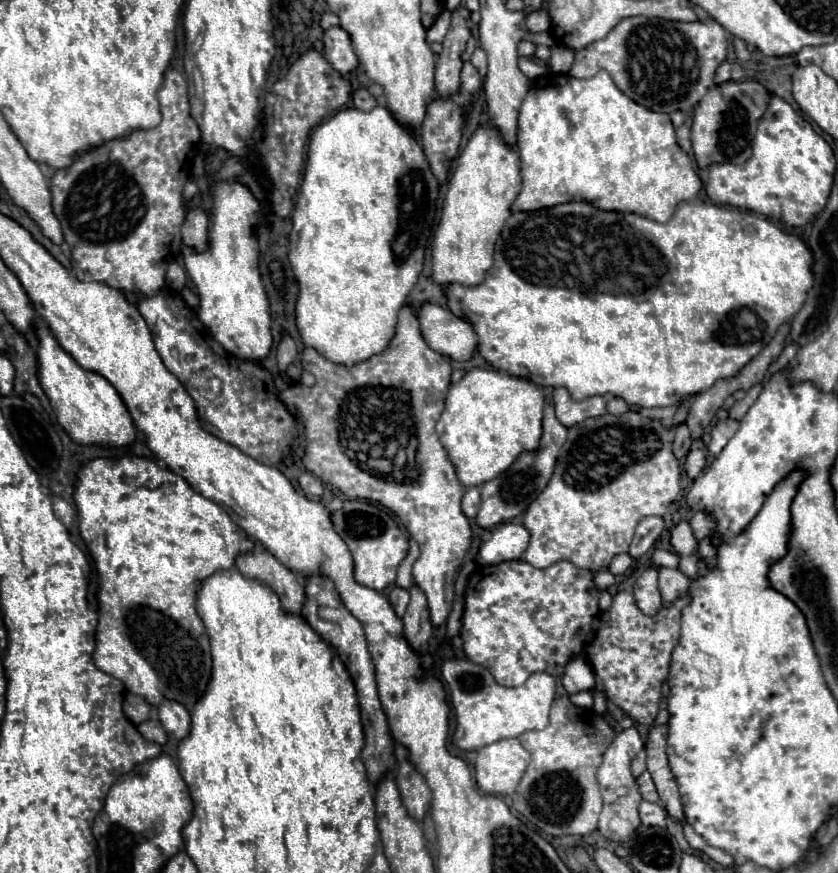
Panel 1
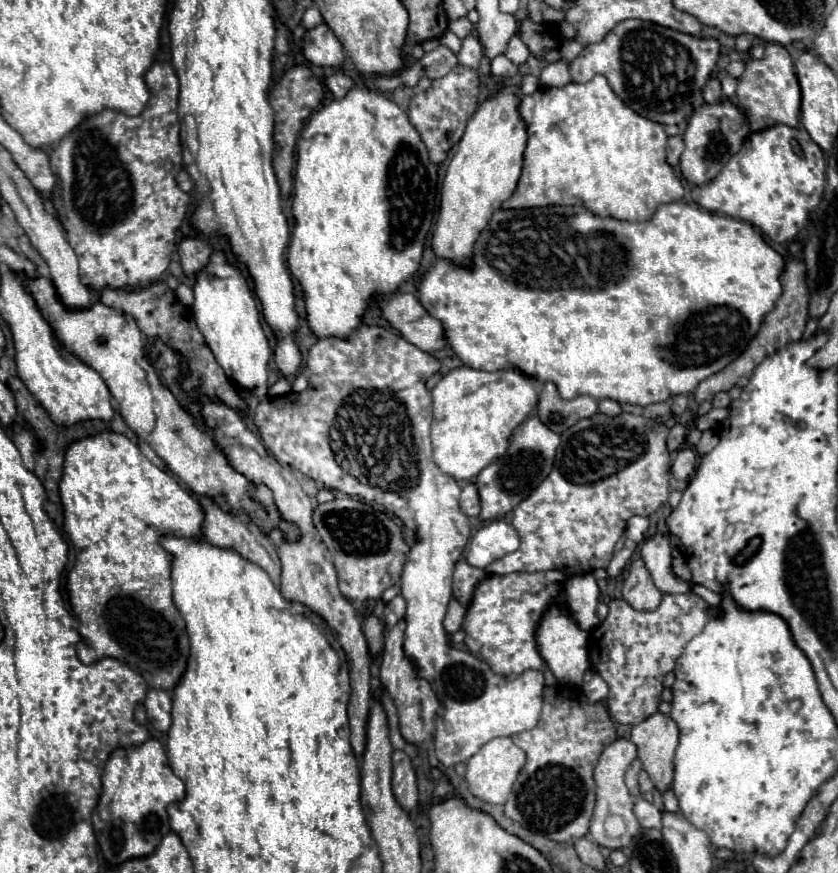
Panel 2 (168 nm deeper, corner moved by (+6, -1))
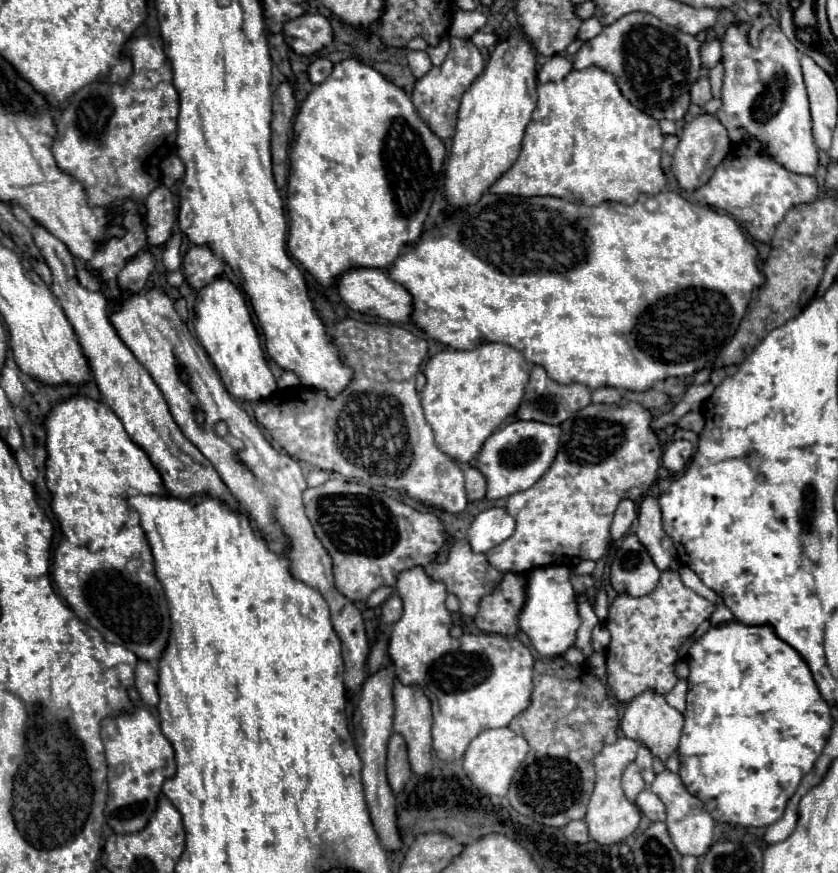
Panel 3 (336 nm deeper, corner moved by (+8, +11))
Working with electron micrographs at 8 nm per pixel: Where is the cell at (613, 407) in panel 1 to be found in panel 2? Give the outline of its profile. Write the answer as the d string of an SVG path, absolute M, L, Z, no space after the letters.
M600 399L598 401L598 411L604 415L618 415L620 413L620 405L612 399Z

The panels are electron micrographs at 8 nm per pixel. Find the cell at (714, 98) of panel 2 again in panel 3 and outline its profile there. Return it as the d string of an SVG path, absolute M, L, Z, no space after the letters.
M700 77L700 79L692 85L690 97L692 97L692 103L696 103L696 105L704 105L704 103L708 103L708 101L712 99L712 91L710 91L710 81L708 81L708 77Z

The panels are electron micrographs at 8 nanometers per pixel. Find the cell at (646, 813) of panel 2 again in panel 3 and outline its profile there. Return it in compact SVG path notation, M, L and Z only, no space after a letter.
M644 789L644 791L638 793L636 805L640 807L640 811L642 811L650 821L664 821L664 805L660 803L660 799L658 799L650 789Z

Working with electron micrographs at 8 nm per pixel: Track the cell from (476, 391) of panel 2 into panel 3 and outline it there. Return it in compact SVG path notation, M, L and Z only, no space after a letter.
M488 343L472 351L454 351L454 349L440 351L428 361L424 373L426 373L426 387L422 391L422 407L424 407L426 421L434 431L436 445L458 463L470 463L478 455L484 441L504 421L516 415L520 401L524 397L524 389L530 381L528 363L524 355L504 343Z

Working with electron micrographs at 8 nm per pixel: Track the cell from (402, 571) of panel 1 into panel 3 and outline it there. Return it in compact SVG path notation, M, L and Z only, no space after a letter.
M384 585L384 587L376 589L376 591L374 591L374 593L368 597L368 601L366 601L366 603L368 603L370 607L378 607L378 605L380 605L380 603L384 603L384 601L386 601L386 599L388 599L392 593L394 593L394 587Z

